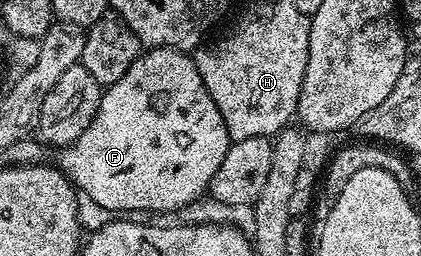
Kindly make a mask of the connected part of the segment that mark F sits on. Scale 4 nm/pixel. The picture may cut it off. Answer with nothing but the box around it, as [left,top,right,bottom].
[56,47,231,213]

